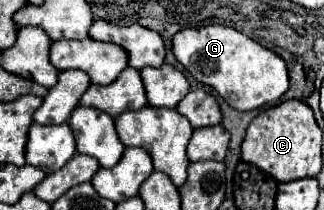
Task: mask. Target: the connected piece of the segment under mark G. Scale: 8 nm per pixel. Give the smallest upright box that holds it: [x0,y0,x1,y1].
[173,26,289,112]

